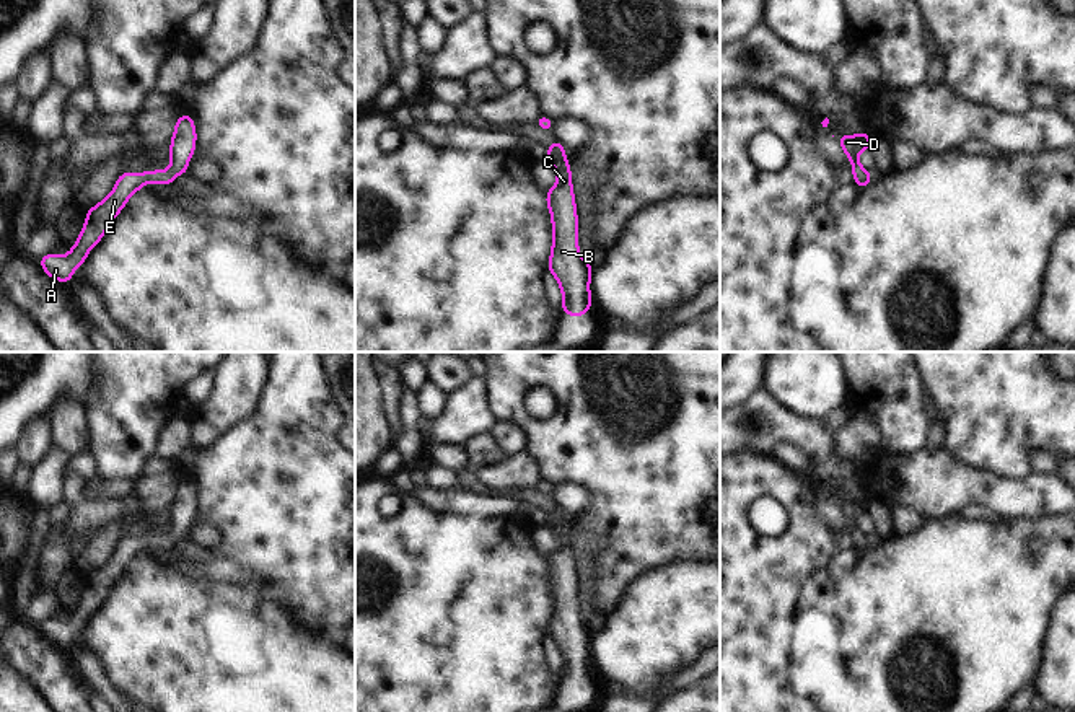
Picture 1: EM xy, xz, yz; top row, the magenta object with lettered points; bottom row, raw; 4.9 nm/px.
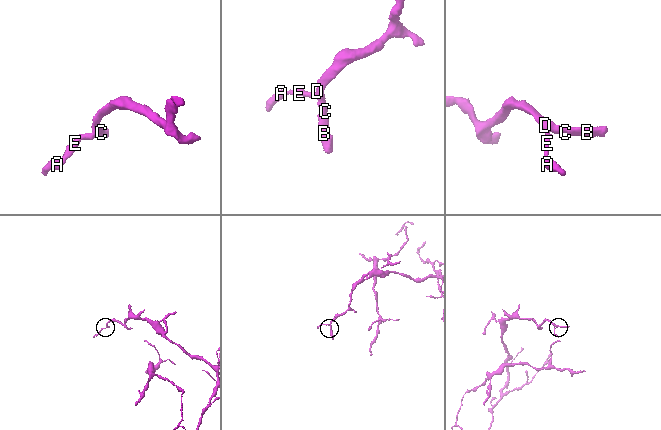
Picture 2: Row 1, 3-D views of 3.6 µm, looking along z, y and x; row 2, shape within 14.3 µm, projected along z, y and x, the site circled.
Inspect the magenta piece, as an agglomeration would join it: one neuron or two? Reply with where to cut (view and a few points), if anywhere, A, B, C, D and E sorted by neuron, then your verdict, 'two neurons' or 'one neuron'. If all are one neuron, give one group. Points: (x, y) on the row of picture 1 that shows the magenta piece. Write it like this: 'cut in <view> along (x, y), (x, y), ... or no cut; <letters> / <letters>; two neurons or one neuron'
no cut; A B C D E; one neuron

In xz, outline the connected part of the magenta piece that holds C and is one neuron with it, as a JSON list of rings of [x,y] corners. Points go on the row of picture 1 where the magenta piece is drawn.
[[[555,138],[547,148],[546,158],[557,169],[557,184],[546,191],[554,233],[547,269],[557,279],[564,295],[559,311],[567,311],[572,318],[577,318],[591,310],[591,262],[578,254],[578,215],[572,189],[572,171],[564,156],[565,150]]]

